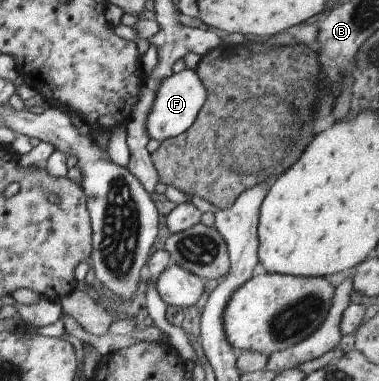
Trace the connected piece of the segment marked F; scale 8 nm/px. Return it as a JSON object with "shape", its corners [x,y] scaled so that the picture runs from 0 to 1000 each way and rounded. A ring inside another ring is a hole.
{"shape":[[[485,181],[475,184],[475,189],[459,189],[459,194],[449,192],[449,199],[427,205],[417,231],[412,231],[406,268],[401,268],[396,289],[391,289],[385,320],[380,320],[385,357],[396,367],[417,367],[417,373],[427,375],[483,352],[507,331],[507,320],[512,320],[522,289],[533,283],[544,257],[546,239],[515,184]]]}

